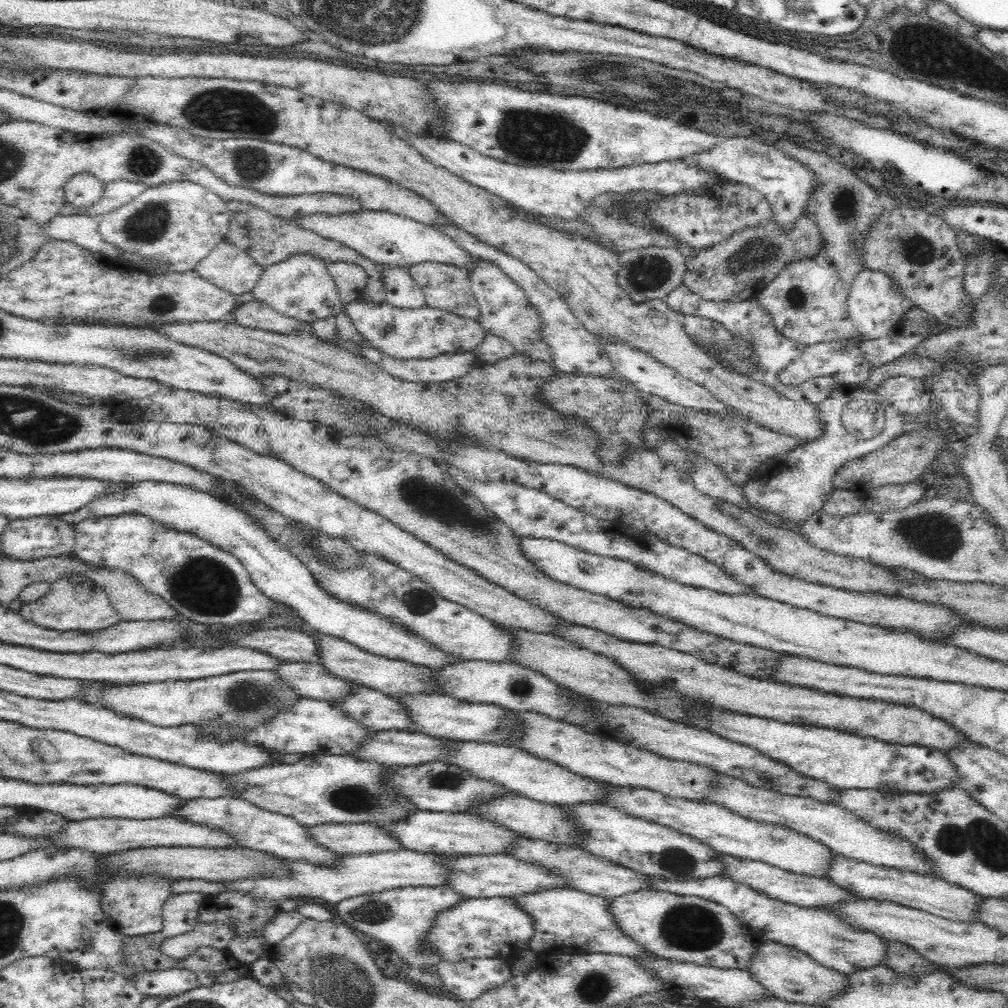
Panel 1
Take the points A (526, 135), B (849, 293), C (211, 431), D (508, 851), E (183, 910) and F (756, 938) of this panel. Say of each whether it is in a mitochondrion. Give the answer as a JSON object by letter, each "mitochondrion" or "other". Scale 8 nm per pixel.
{"A":"mitochondrion","B":"other","C":"other","D":"other","E":"other","F":"other"}

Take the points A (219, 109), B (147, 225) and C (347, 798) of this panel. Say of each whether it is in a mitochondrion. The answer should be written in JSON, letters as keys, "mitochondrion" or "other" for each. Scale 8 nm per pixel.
{"A":"mitochondrion","B":"mitochondrion","C":"mitochondrion"}

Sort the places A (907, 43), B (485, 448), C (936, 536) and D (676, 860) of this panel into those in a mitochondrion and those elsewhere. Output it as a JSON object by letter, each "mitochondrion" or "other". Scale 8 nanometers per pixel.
{"A":"mitochondrion","B":"other","C":"mitochondrion","D":"mitochondrion"}

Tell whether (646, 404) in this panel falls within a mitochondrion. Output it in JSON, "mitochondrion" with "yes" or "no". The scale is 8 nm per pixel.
{"mitochondrion":"no"}

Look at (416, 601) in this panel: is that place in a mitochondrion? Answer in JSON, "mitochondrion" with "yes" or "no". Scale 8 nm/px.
{"mitochondrion":"yes"}

